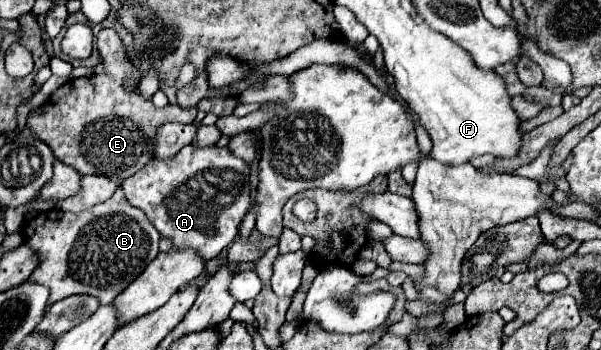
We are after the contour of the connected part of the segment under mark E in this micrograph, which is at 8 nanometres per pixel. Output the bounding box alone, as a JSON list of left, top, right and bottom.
[28,29,196,181]

